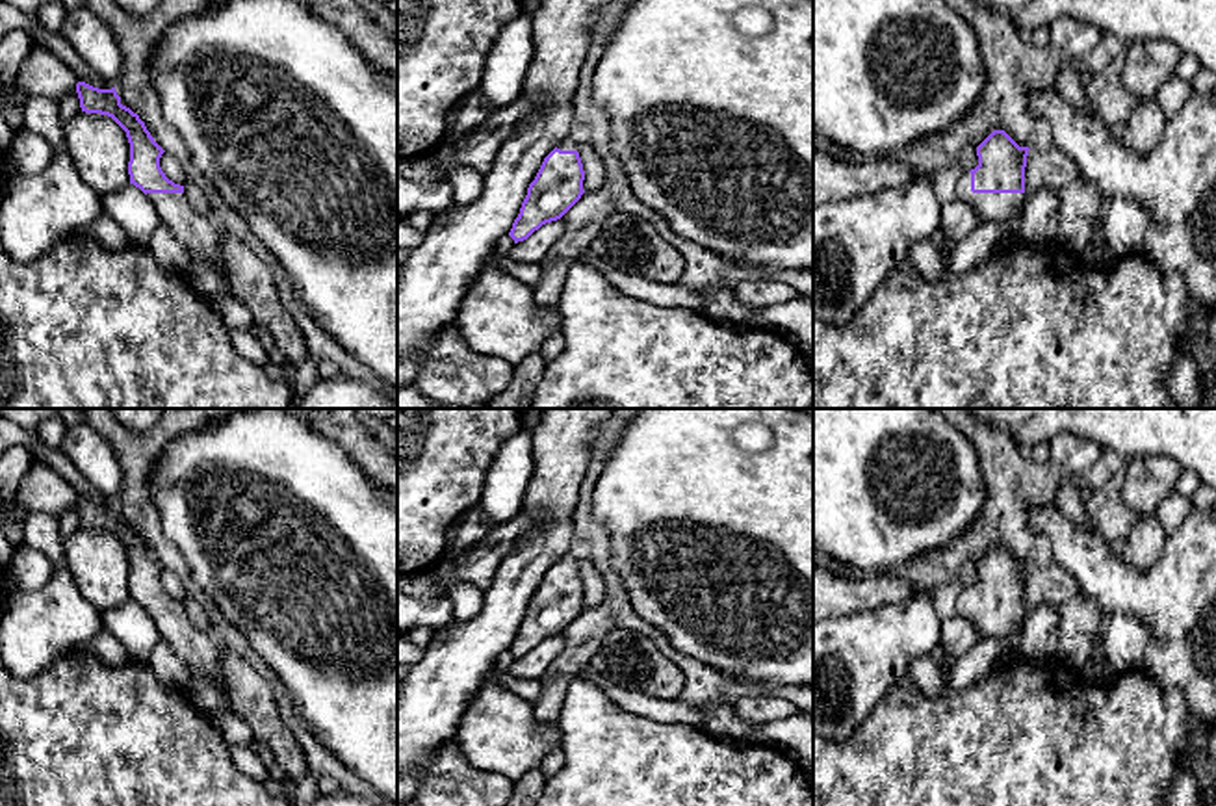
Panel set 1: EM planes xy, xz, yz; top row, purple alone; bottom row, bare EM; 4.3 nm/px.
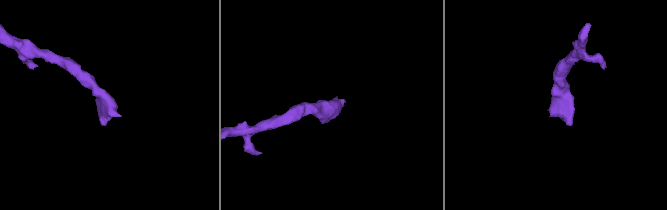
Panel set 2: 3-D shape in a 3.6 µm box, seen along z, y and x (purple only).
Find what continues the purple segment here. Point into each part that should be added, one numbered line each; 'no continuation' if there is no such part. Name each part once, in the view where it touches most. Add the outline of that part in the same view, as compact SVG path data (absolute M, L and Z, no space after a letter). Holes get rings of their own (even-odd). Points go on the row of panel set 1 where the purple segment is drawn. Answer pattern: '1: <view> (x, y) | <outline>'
1: yz (992, 207) | M962 171L954 197L967 202L986 223L1004 221L1027 201L1027 193L973 193L969 171Z

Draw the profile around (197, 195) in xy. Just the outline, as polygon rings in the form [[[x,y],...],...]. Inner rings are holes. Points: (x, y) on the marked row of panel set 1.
[[[186,182],[184,184],[184,193],[186,193],[186,199],[189,201],[189,204],[201,212],[201,214],[212,214],[212,208],[210,208],[210,201],[208,201],[208,189],[197,186],[195,182]]]

